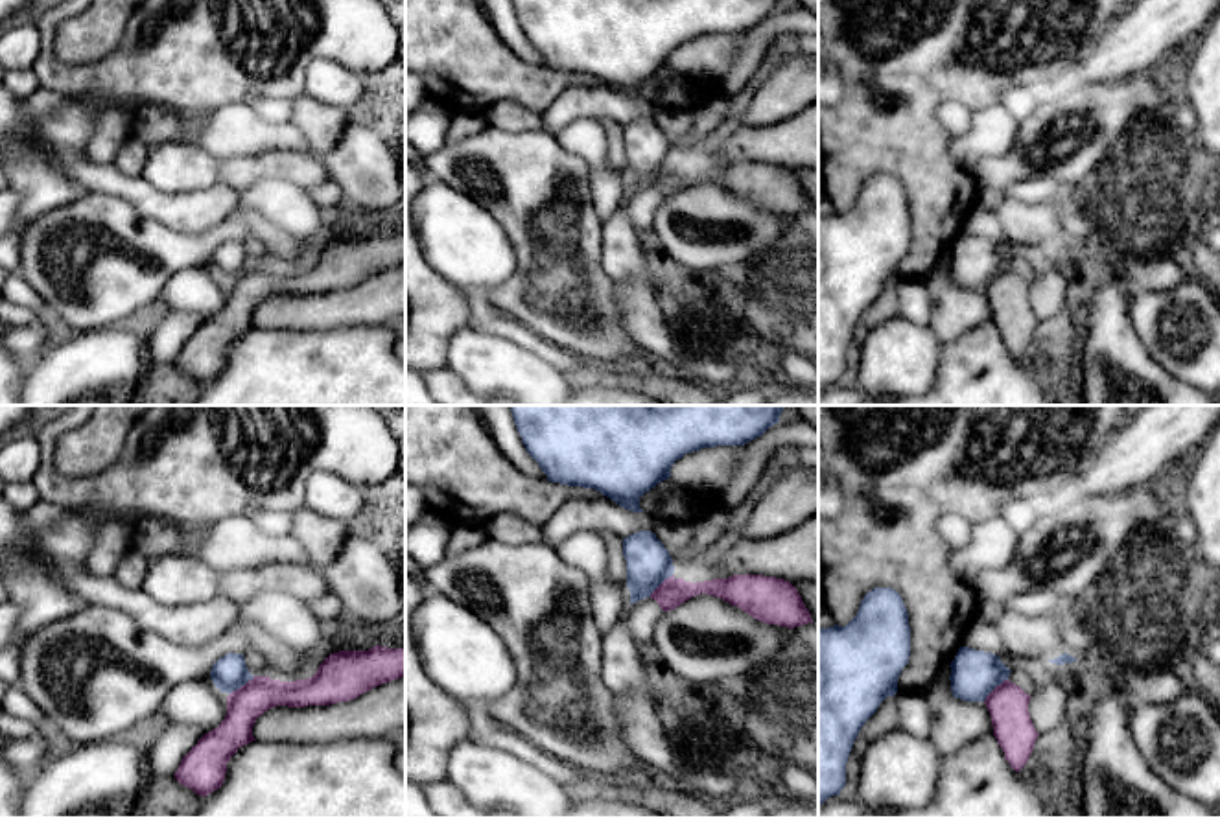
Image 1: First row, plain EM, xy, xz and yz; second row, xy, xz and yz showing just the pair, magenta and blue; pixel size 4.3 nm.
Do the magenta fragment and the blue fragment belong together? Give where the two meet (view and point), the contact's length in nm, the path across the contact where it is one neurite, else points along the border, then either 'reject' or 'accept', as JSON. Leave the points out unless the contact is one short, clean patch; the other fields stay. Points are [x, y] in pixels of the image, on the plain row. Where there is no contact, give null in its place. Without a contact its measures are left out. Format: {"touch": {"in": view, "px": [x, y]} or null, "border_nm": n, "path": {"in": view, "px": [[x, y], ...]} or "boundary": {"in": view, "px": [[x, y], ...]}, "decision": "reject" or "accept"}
{"touch": {"in": "xy", "px": [242, 273]}, "border_nm": 150, "boundary": {"in": "xy", "px": [[255, 264], [229, 282]]}, "decision": "reject"}

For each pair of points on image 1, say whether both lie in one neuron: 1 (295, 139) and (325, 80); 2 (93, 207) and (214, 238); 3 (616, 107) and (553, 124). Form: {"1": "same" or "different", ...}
{"1": "different", "2": "same", "3": "same"}

